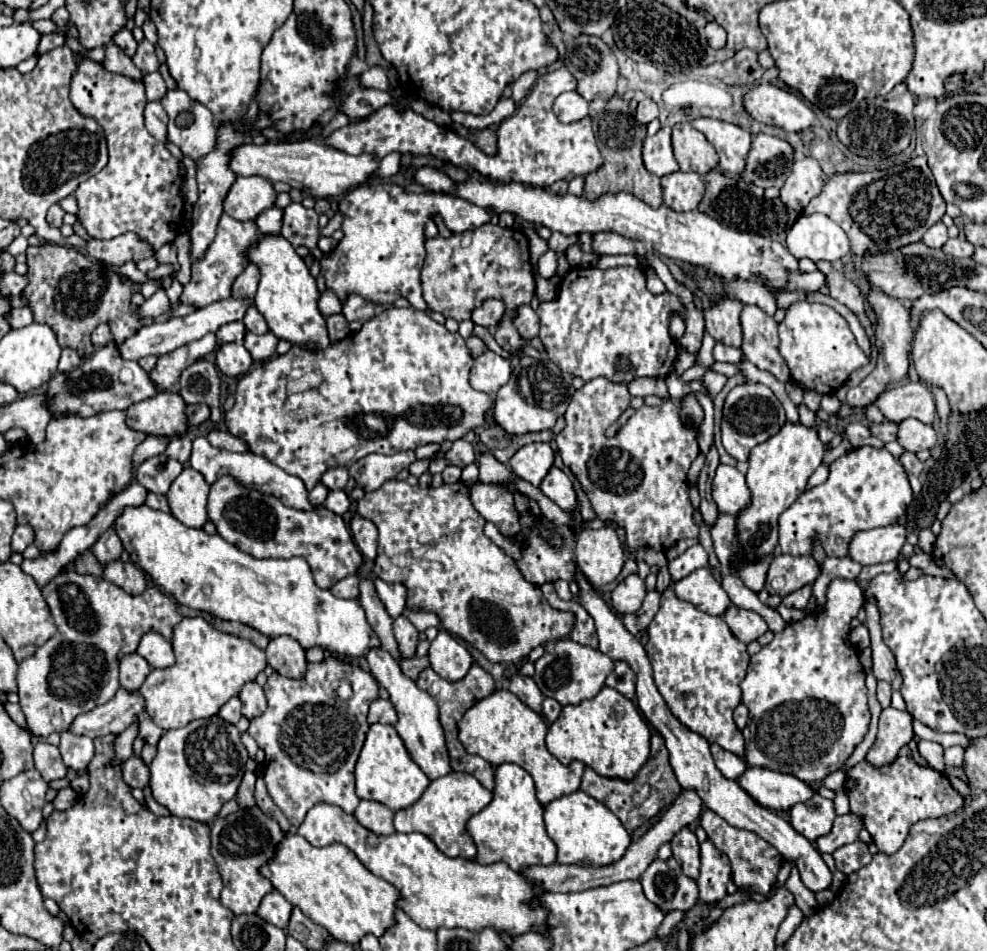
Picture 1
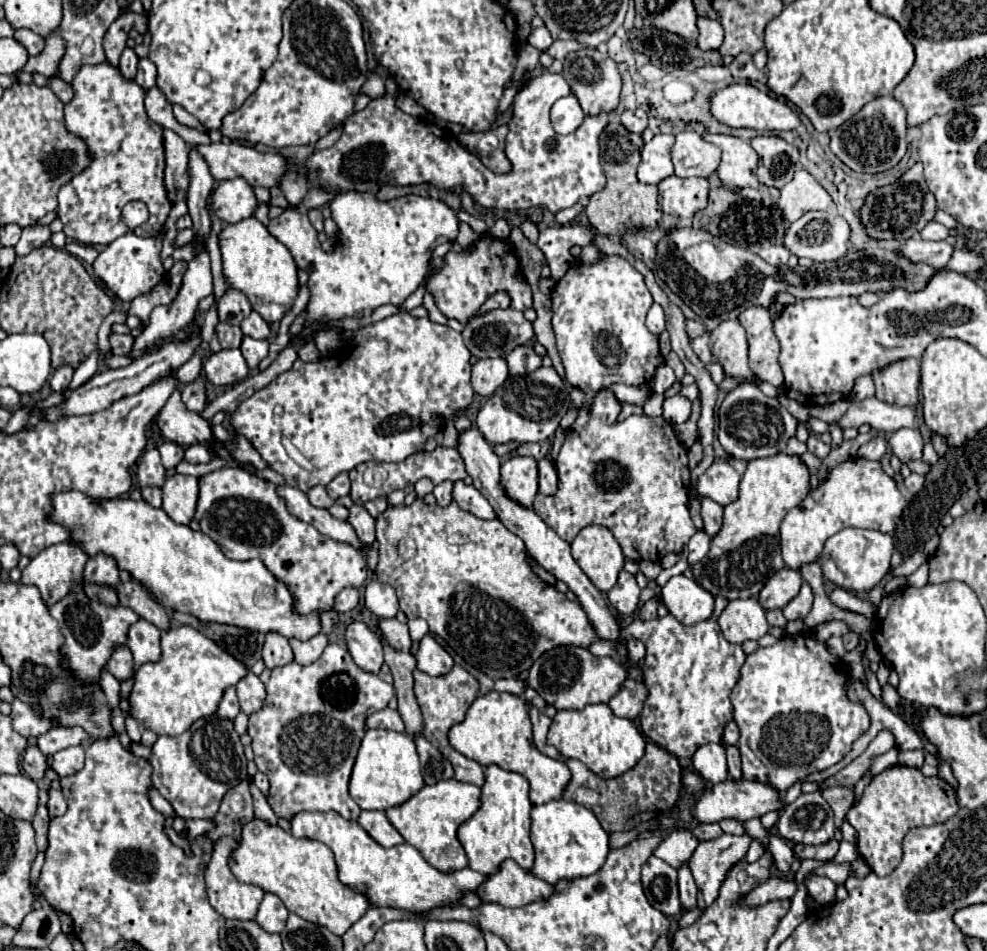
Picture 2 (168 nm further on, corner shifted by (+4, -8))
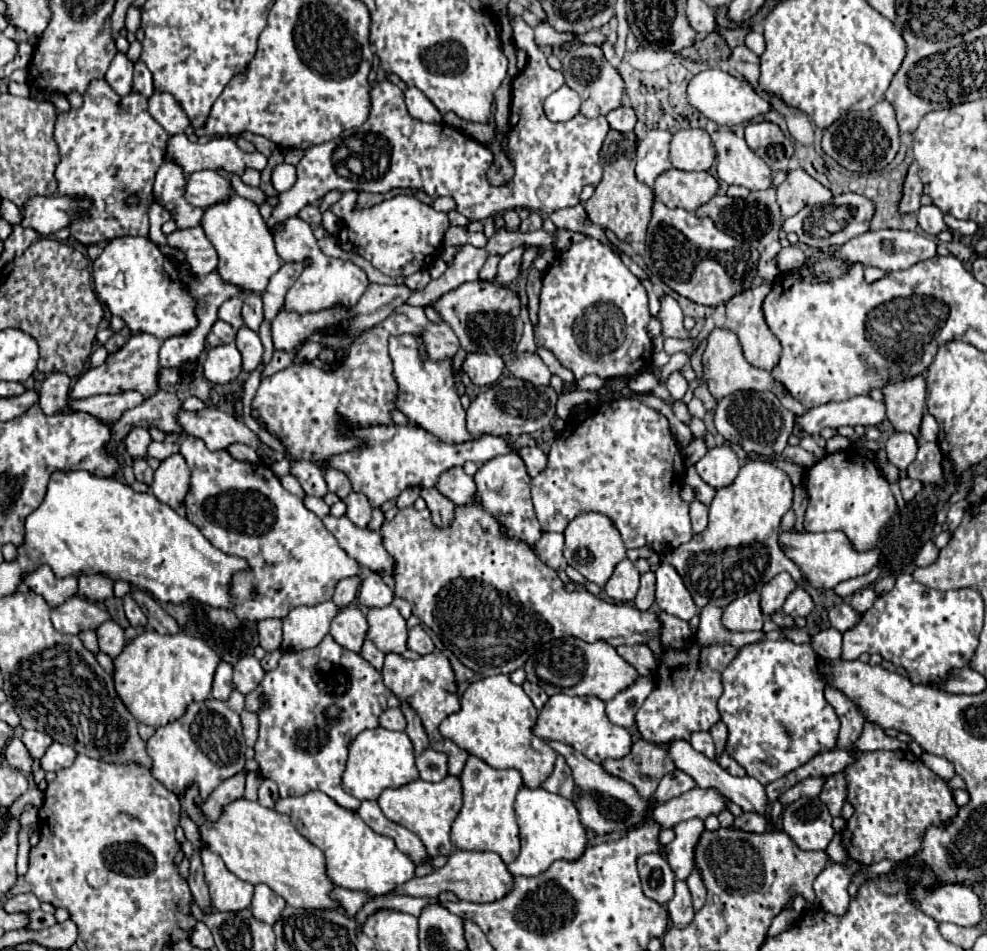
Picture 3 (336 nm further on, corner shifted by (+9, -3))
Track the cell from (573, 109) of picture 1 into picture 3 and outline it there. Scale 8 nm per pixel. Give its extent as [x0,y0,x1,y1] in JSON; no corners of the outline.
[544,84,580,122]

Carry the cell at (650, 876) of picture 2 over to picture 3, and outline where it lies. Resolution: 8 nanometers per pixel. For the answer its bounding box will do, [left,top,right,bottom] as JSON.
[638,852,674,904]

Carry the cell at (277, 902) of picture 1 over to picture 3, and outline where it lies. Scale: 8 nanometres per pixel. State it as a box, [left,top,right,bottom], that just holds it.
[252,884,284,924]

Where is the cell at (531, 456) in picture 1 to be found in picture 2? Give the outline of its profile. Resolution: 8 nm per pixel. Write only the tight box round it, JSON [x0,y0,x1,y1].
[501,457,537,509]

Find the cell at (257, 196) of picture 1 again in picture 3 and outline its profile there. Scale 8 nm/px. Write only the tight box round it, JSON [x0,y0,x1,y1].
[186,170,232,208]

